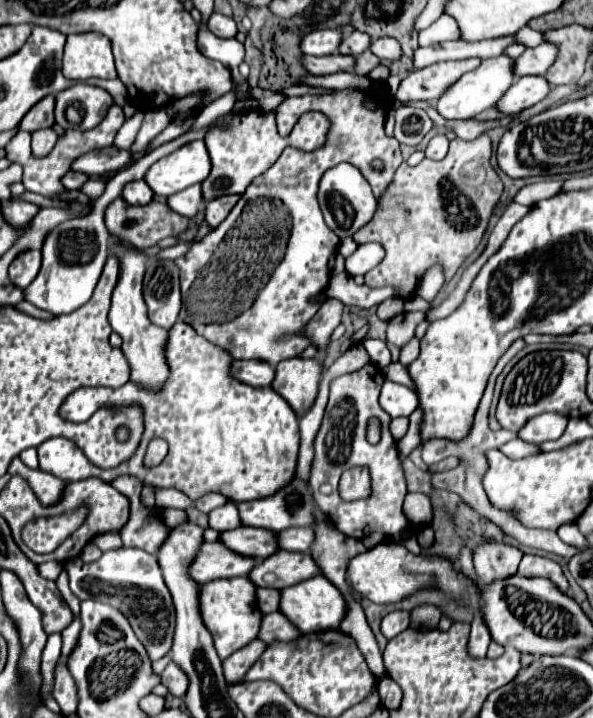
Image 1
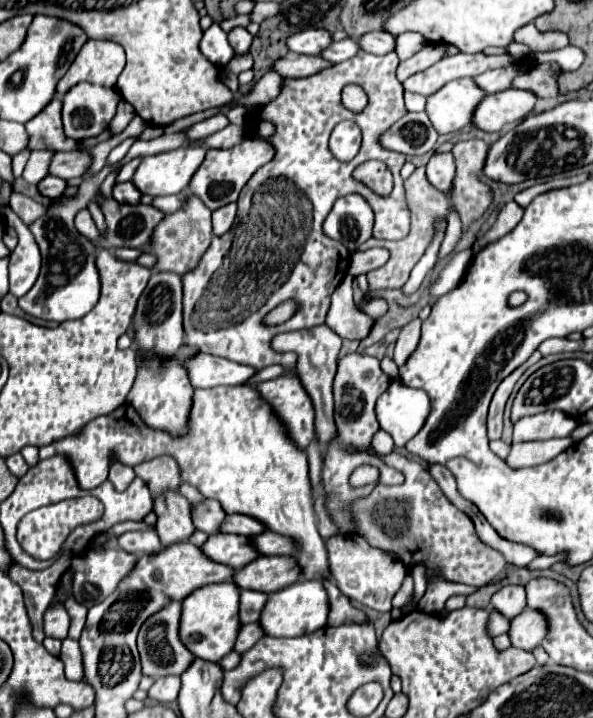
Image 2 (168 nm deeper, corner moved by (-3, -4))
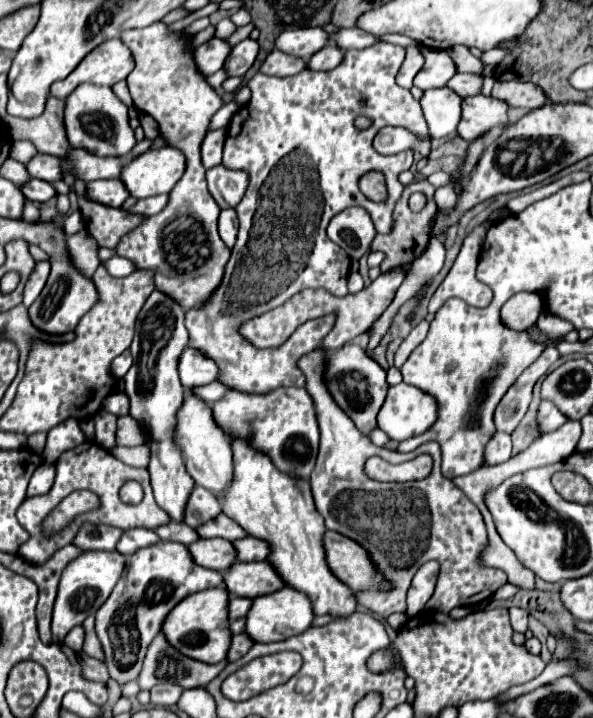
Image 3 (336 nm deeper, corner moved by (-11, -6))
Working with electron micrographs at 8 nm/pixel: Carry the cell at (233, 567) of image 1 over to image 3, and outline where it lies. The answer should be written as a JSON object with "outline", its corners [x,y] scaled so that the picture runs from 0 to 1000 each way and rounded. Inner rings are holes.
{"outline":[[[266,755],[212,777],[209,805],[196,813],[179,841],[162,852],[162,883],[175,903],[175,922],[185,944],[202,955],[226,950],[239,933],[243,911],[256,889],[273,877],[277,861],[314,830],[378,816],[378,802],[364,794],[334,788],[317,760],[300,755]]]}

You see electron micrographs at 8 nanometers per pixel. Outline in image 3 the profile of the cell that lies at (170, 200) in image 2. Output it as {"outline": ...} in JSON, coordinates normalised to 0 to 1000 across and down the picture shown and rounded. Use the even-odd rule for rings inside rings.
{"outline":[[[270,270],[270,273],[250,276],[250,279],[233,279],[233,284],[229,284],[226,290],[219,290],[219,295],[246,298],[246,301],[260,301],[260,298],[273,295],[273,290],[280,290],[280,284],[283,284],[283,273]]]}

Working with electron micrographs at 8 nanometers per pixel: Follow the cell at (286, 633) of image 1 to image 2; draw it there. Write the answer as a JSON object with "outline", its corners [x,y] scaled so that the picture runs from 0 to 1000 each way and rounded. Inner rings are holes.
{"outline":[[[428,866],[428,869],[408,872],[408,875],[405,875],[405,883],[401,883],[401,889],[398,889],[398,897],[395,897],[395,908],[408,911],[408,908],[422,905],[442,886],[445,886],[445,883],[438,880],[438,869]]]}

